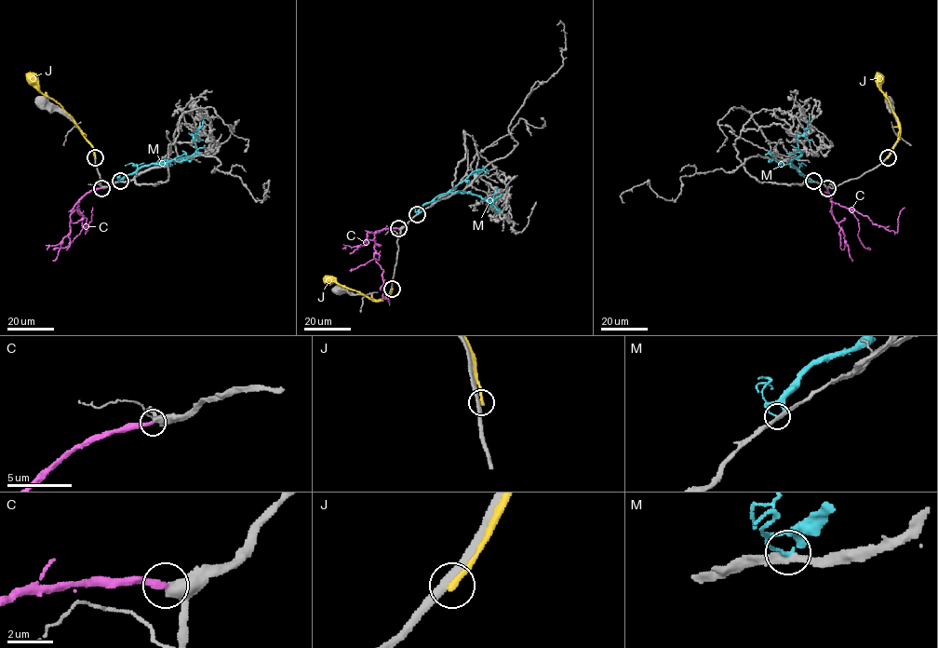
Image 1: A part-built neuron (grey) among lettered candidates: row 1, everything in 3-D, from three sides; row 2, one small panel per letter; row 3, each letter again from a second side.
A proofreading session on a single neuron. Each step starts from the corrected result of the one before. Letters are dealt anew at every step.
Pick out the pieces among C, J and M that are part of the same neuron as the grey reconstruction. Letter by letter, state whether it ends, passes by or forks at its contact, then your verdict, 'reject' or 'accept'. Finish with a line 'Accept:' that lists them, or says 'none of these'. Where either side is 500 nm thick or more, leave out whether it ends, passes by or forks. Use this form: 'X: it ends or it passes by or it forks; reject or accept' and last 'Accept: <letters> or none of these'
C: accept
J: it ends; reject
M: it ends; reject
Accept: C

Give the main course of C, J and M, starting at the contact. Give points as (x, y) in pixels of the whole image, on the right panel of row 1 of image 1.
C: (827, 188), (834, 202), (866, 215), (873, 223), (895, 232), (900, 211), (904, 207)
J: (887, 157), (898, 140), (900, 125), (877, 81), (877, 72)
M: (813, 181), (791, 163), (801, 153), (797, 138), (806, 132), (809, 117)

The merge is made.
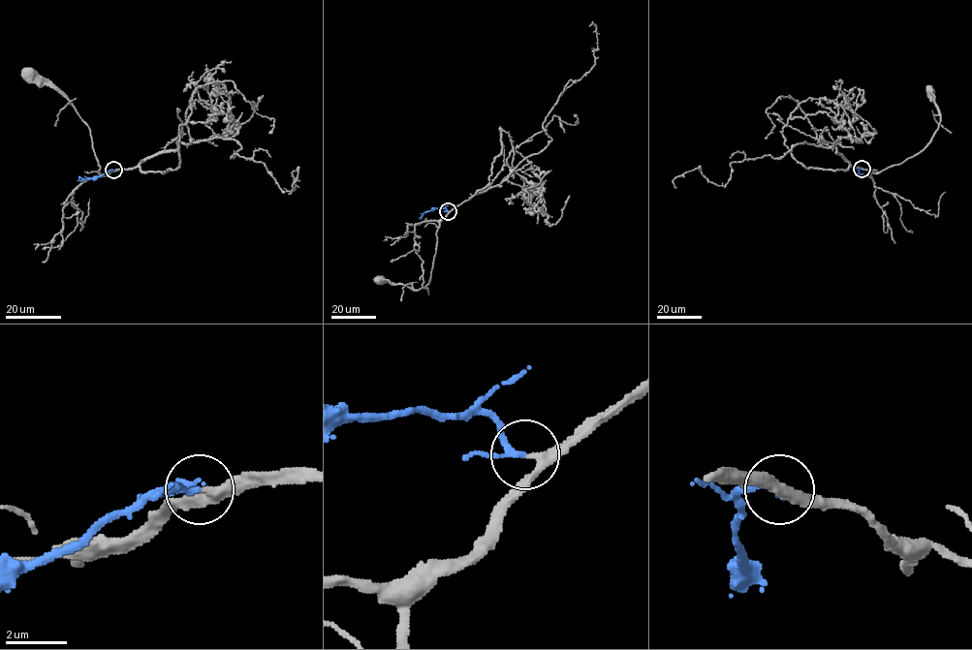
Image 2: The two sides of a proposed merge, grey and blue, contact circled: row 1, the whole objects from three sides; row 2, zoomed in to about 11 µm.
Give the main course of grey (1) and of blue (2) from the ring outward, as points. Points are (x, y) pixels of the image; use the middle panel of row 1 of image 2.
1: (448, 211), (436, 232), (428, 283), (422, 288), (412, 290), (378, 279)
2: (448, 211), (445, 208), (433, 208), (419, 218)

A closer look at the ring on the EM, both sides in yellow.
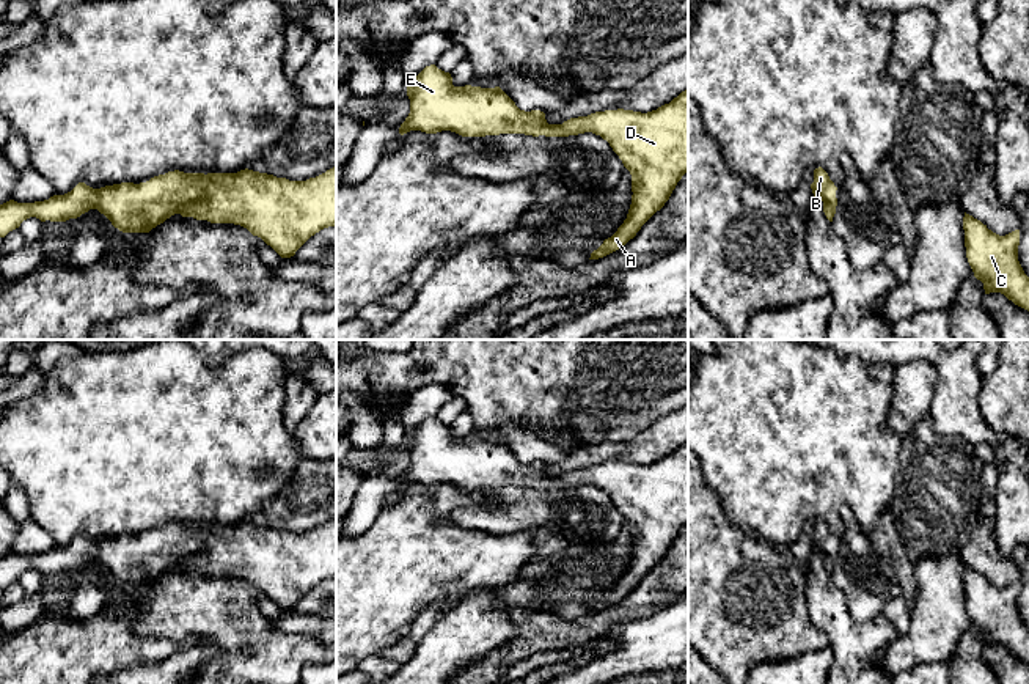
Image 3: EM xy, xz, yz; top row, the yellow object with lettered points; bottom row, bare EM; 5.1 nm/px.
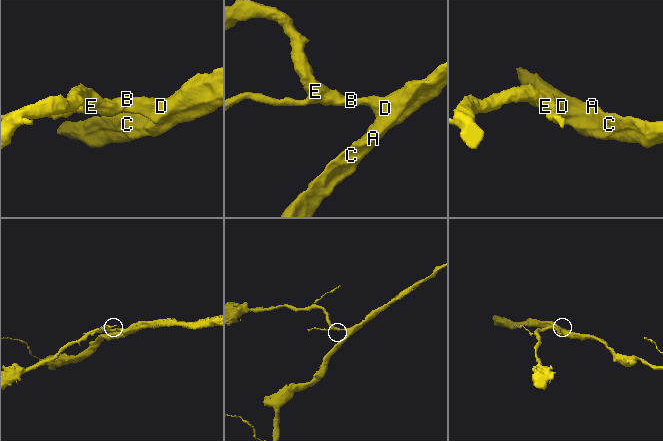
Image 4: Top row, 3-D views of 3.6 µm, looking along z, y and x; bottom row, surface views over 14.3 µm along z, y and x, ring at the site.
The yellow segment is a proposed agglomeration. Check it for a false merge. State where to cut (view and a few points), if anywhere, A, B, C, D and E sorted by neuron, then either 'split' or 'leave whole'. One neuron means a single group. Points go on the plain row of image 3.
cut none; groups A B C D E; leave whole

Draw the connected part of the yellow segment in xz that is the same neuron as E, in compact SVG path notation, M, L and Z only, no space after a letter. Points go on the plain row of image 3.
M435 417L426 418L407 439L410 465L399 480L404 487L410 483L437 486L451 483L462 489L485 489L500 486L525 486L545 489L569 489L584 484L600 487L619 508L632 527L632 557L624 576L591 605L589 612L603 610L622 601L636 588L641 579L669 552L682 528L688 524L688 442L657 462L641 465L633 462L605 462L588 469L570 470L562 476L548 476L540 462L525 464L500 440L454 439L449 425Z

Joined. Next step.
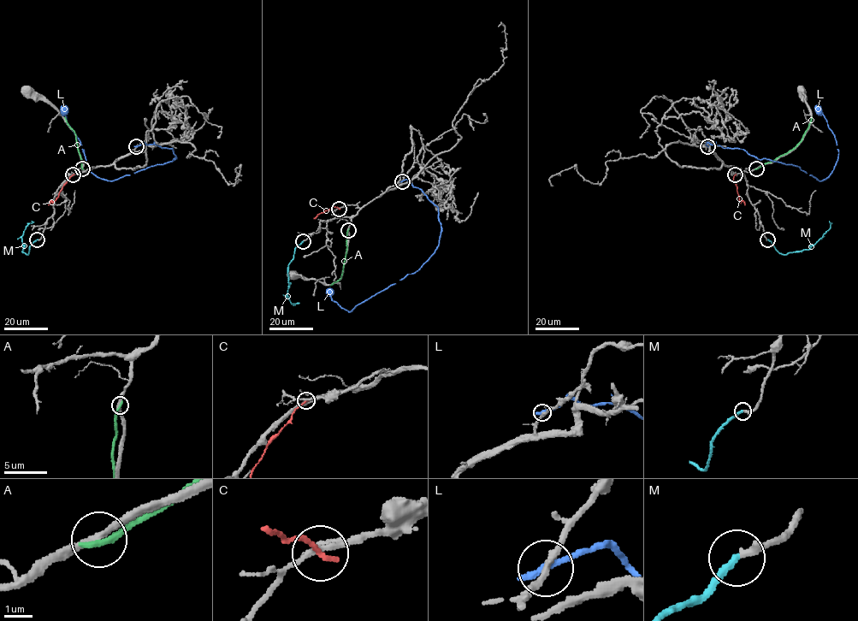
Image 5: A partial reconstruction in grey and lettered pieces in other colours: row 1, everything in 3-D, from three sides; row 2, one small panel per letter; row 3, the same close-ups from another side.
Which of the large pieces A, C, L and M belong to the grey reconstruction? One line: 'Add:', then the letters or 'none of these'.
Add: M

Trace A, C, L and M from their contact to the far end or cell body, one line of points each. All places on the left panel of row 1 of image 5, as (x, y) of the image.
A: (82, 168), (75, 133), (64, 117)
C: (73, 174), (58, 196), (48, 204)
L: (136, 146), (143, 142), (172, 148), (176, 158), (113, 180), (97, 177), (90, 171), (62, 105)
M: (37, 239), (27, 254), (22, 251), (21, 237), (32, 221)

